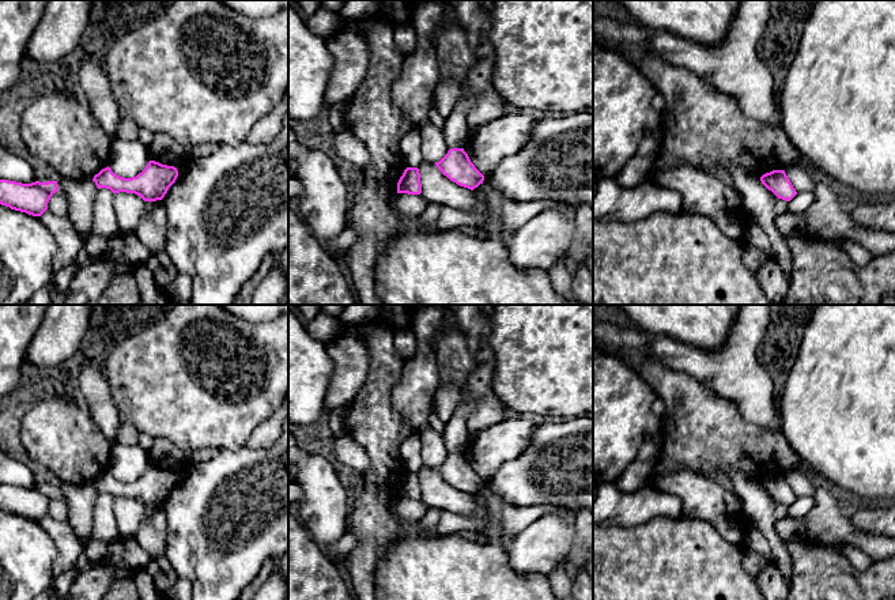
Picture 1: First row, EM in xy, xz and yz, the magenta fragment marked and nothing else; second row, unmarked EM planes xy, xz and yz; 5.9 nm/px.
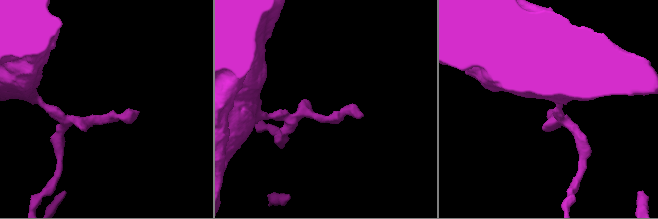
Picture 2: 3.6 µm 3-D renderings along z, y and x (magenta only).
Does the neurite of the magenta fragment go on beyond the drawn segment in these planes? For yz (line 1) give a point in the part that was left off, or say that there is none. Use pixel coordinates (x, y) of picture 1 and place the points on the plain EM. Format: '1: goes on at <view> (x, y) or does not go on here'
1: does not go on here

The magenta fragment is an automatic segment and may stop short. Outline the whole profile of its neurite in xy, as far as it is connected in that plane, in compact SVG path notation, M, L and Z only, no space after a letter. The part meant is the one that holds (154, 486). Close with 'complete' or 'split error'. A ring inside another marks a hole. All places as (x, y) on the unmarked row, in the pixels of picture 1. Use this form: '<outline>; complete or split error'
M150 465L146 473L136 482L120 482L107 471L95 479L92 486L98 494L106 493L113 498L135 498L144 506L156 506L165 502L177 482L177 472Z; complete

